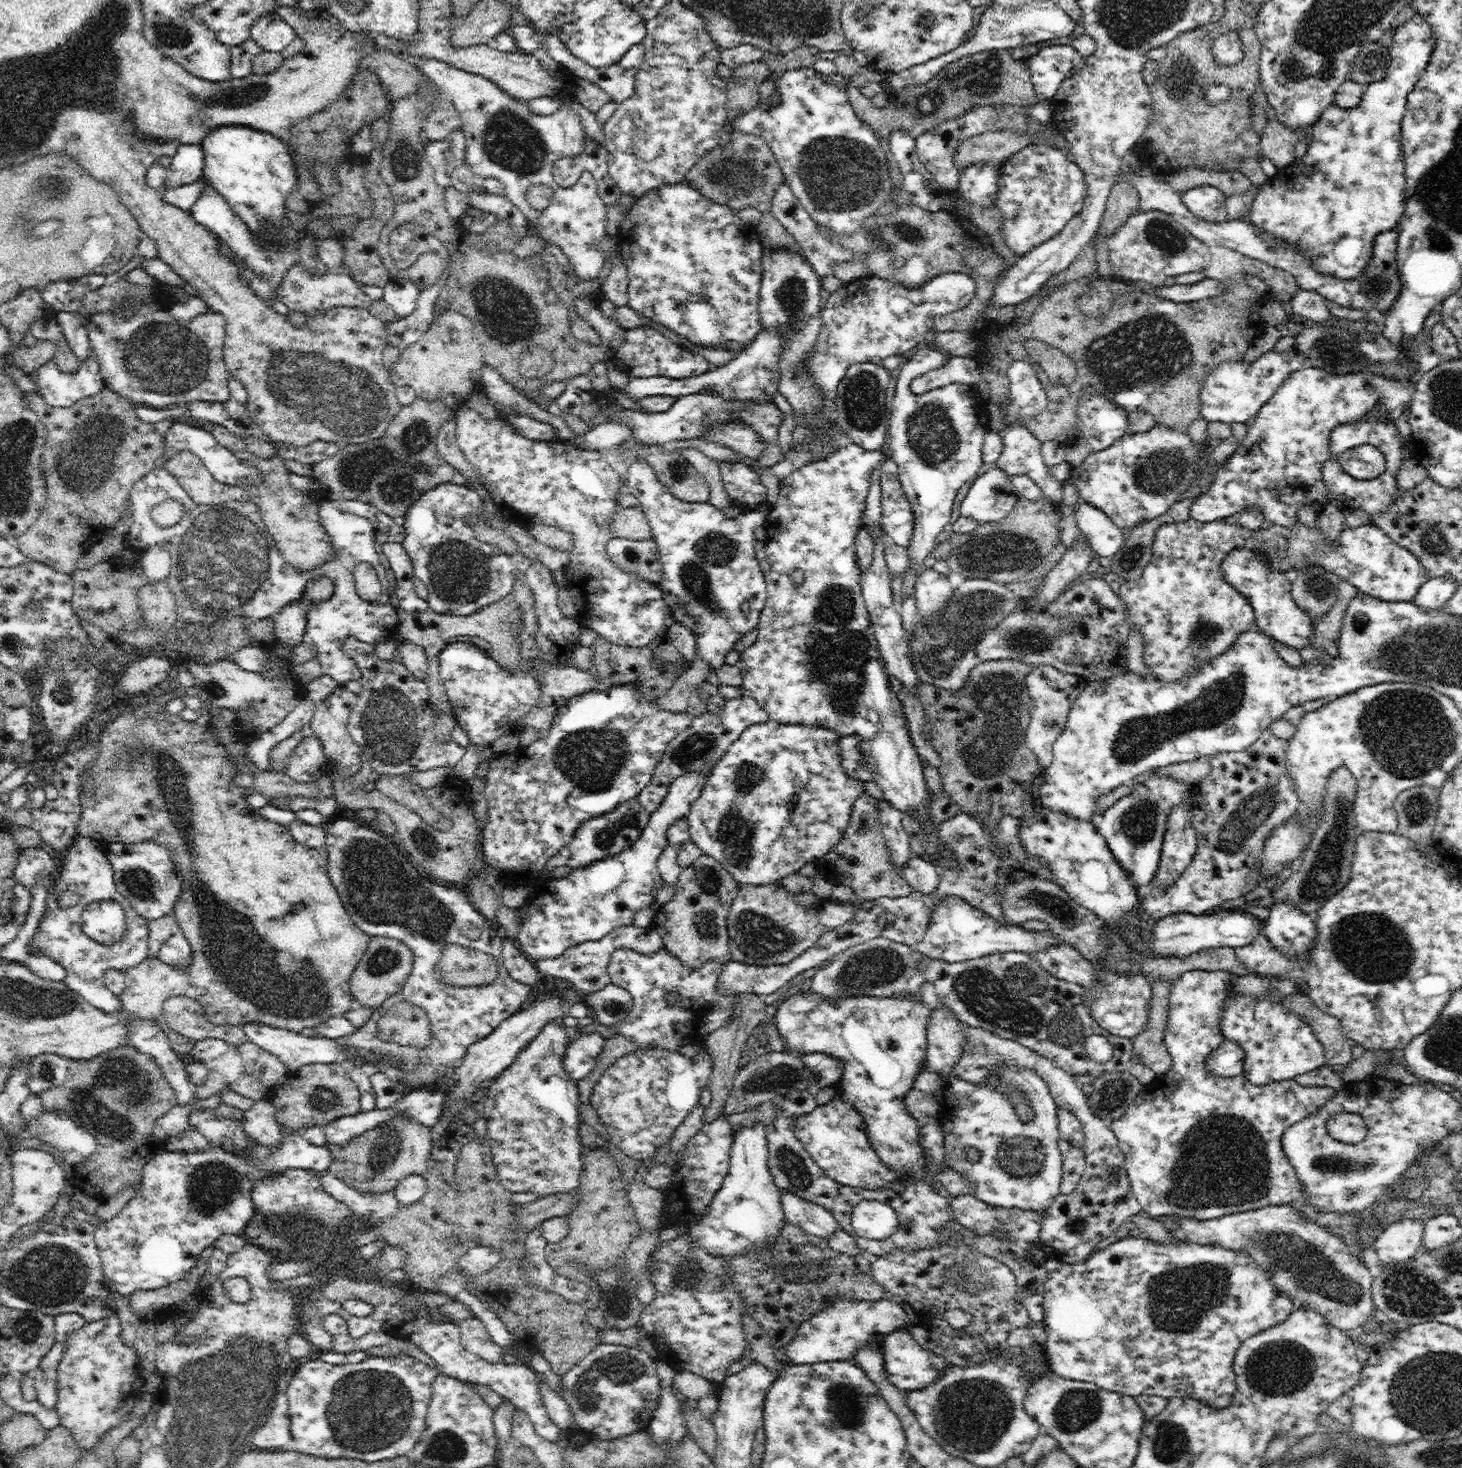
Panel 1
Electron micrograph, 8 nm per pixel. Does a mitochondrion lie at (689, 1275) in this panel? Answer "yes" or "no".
yes

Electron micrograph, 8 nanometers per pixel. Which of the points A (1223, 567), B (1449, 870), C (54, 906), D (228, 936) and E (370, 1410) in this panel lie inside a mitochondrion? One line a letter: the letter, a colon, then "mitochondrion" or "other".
A: other
B: other
C: other
D: mitochondrion
E: mitochondrion

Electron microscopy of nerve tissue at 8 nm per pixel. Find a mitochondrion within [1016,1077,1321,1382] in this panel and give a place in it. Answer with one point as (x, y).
(1223, 1162)

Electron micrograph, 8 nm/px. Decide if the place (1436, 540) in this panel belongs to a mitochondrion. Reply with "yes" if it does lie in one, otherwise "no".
yes

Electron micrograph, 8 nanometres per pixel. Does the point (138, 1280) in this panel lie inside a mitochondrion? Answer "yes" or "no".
no

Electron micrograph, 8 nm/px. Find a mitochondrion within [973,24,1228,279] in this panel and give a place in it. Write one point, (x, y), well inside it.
(1186, 78)

